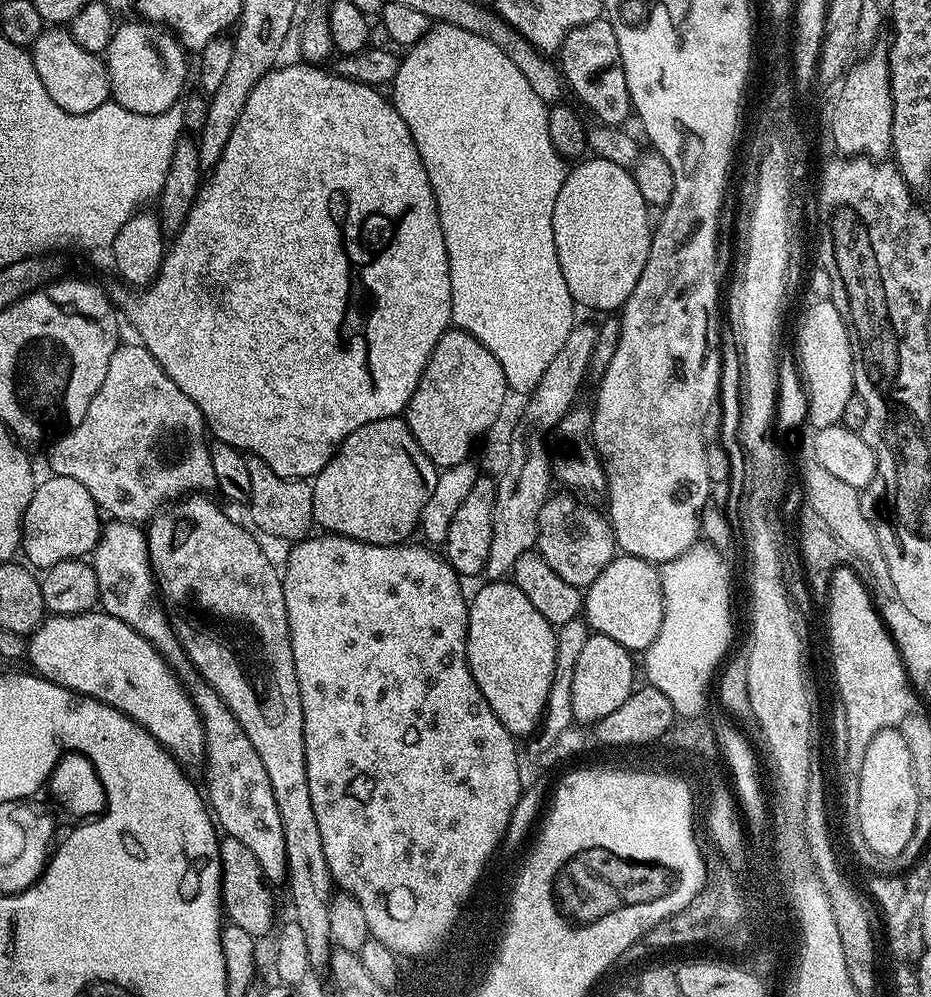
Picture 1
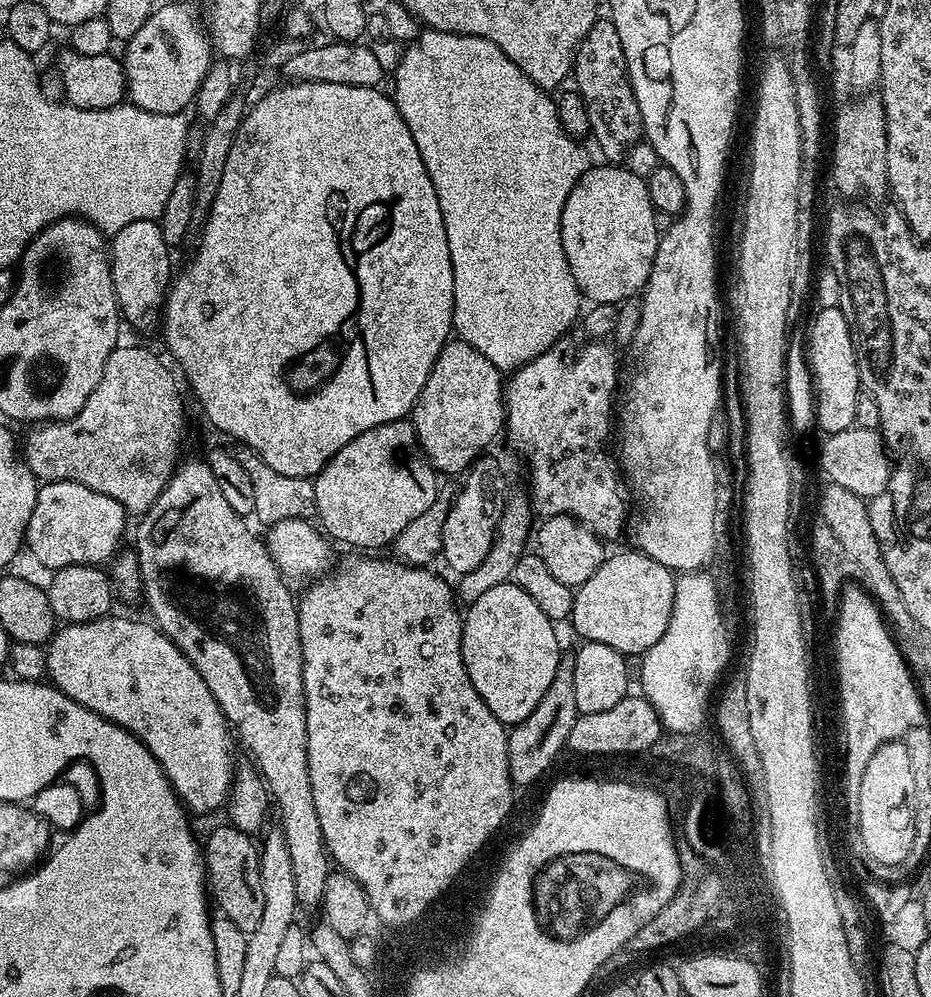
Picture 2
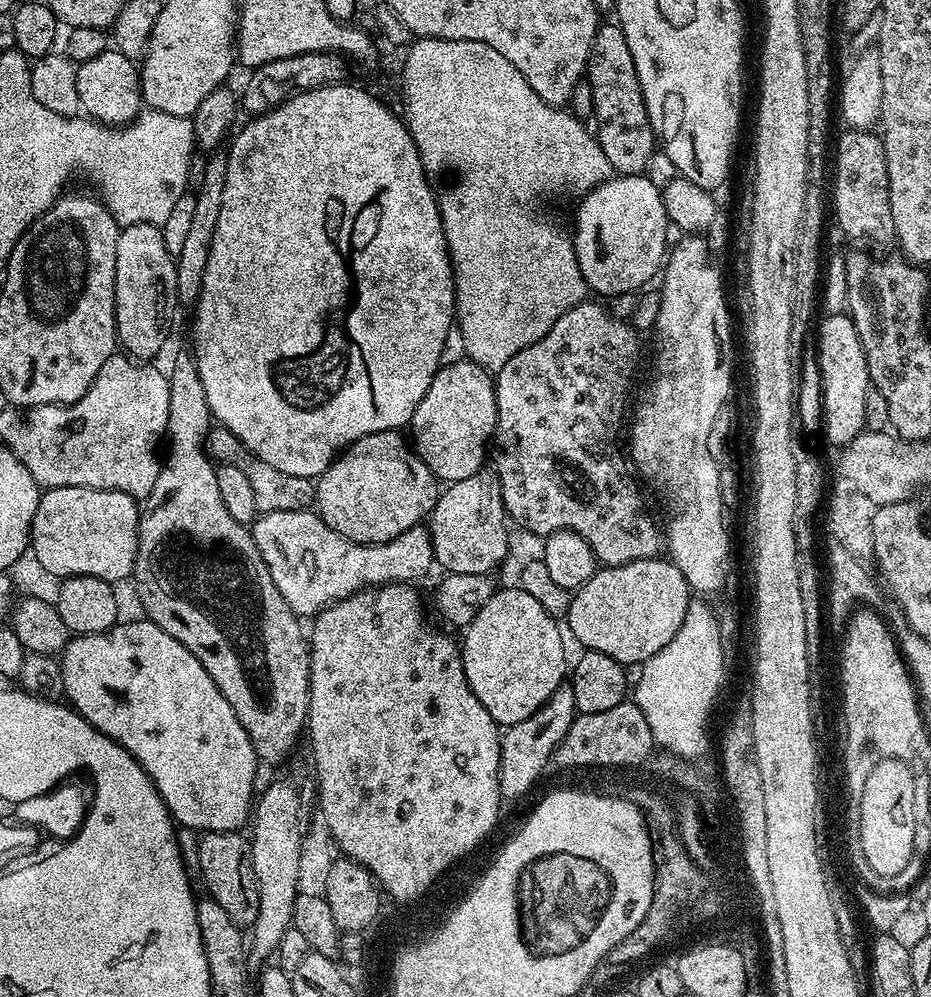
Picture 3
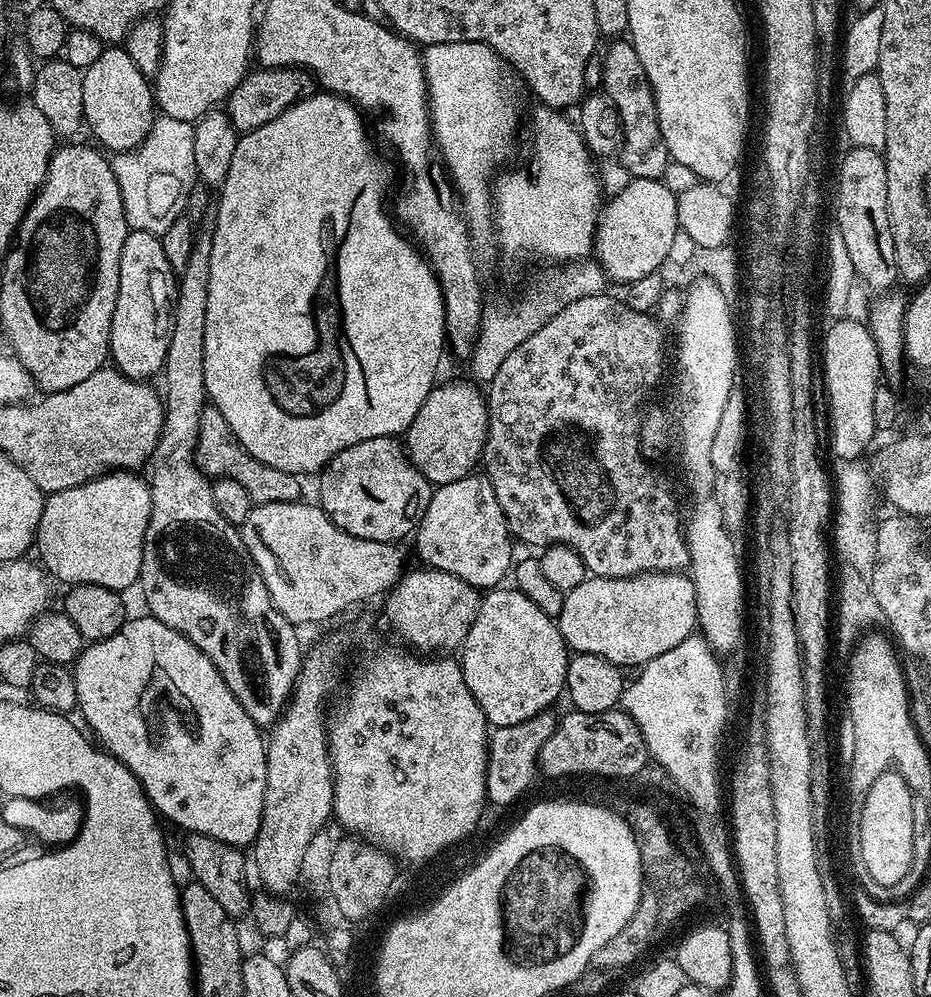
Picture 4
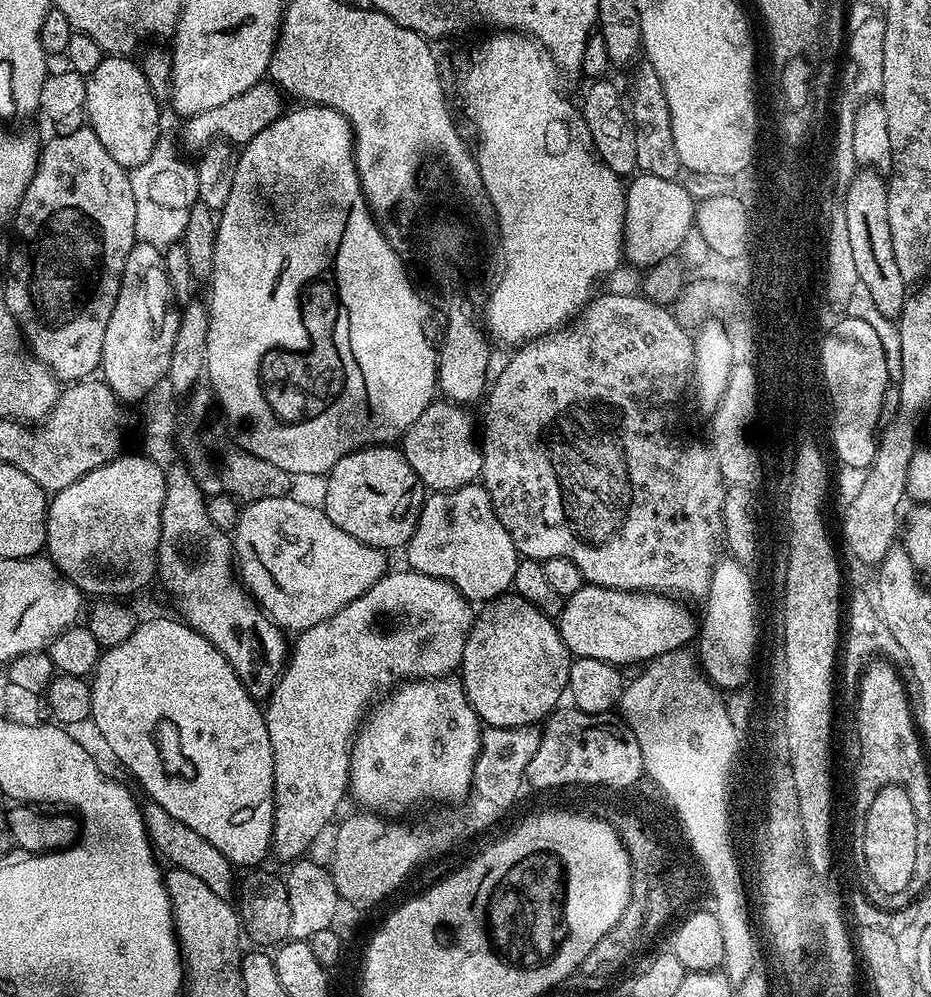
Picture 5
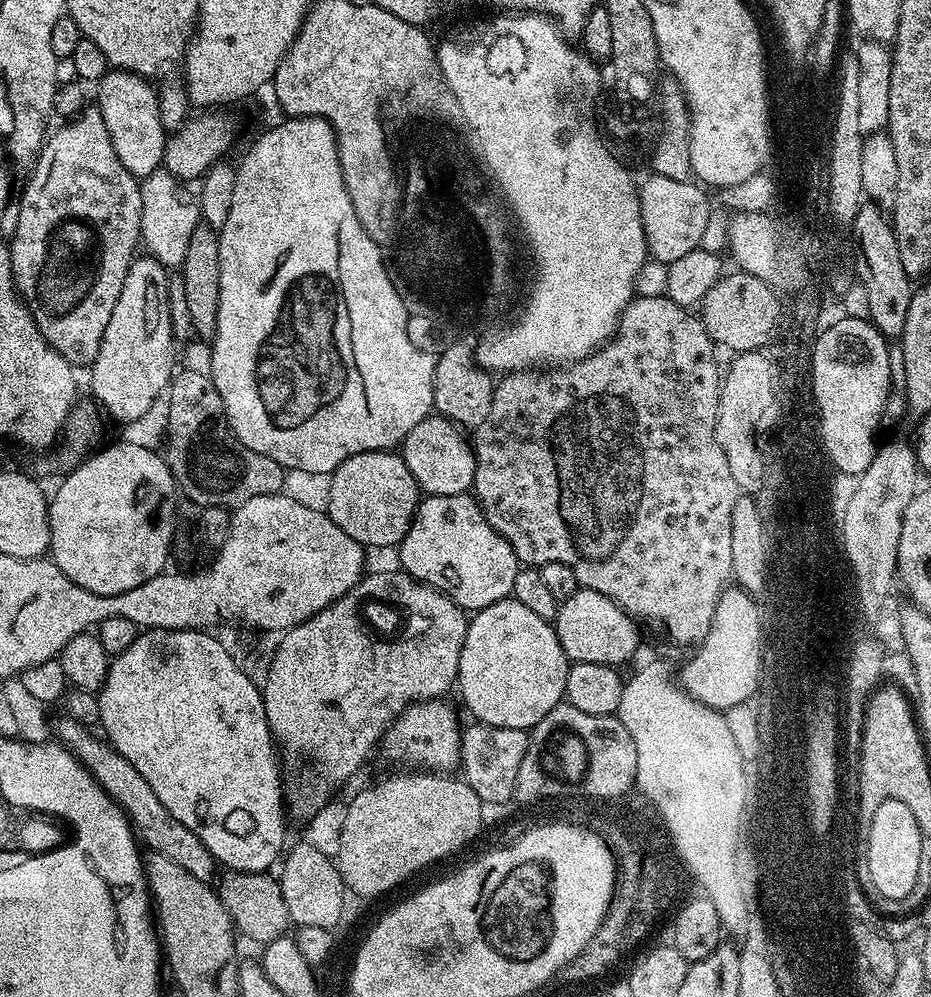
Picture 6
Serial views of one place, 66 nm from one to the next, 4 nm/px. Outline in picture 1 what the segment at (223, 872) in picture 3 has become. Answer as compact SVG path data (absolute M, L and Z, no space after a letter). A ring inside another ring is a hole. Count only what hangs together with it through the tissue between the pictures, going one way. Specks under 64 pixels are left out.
M224 836L220 841L220 903L227 923L246 930L246 934L263 938L268 931L273 931L272 923L276 920L276 900L272 897L269 881L262 874L262 866L258 866L258 858L250 854L242 842L233 836Z

